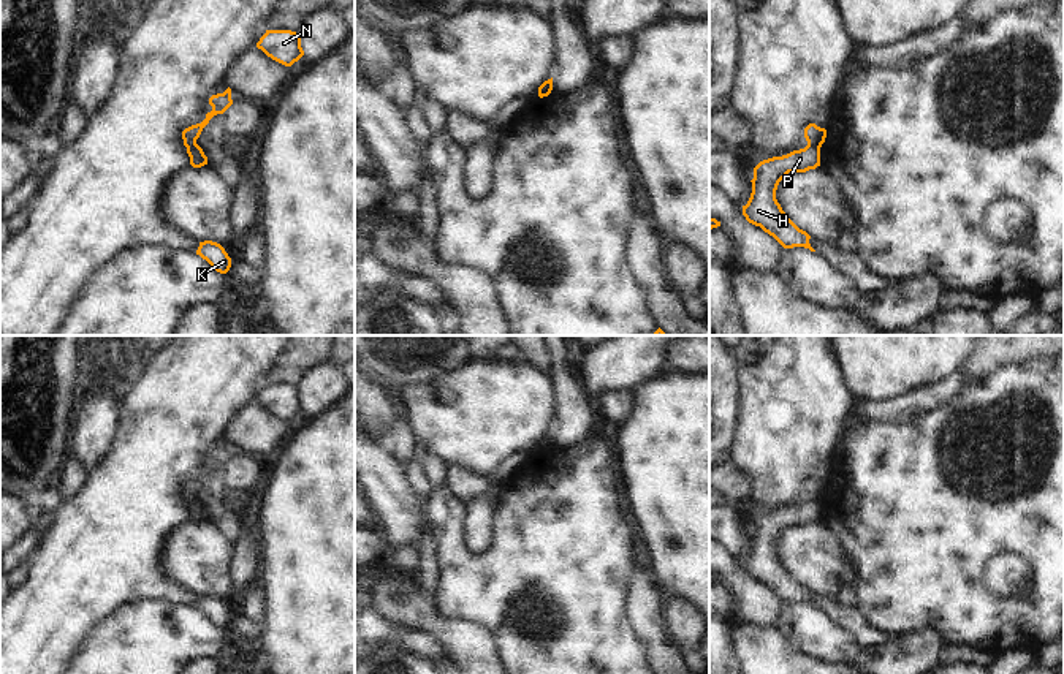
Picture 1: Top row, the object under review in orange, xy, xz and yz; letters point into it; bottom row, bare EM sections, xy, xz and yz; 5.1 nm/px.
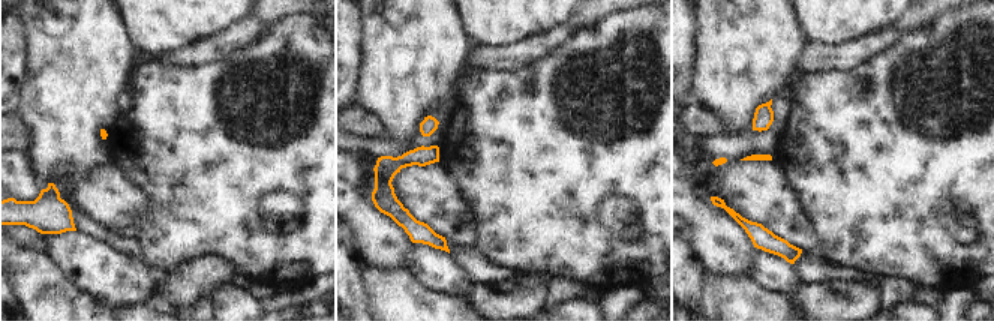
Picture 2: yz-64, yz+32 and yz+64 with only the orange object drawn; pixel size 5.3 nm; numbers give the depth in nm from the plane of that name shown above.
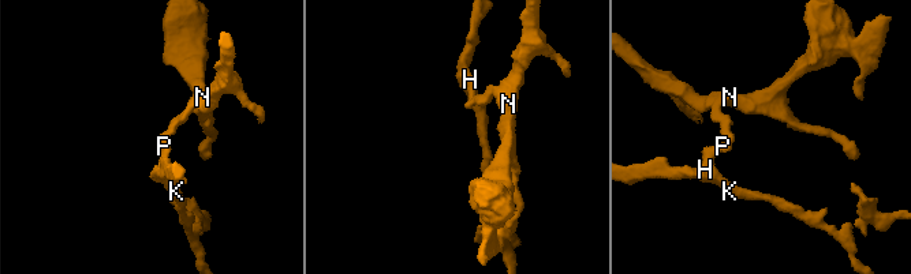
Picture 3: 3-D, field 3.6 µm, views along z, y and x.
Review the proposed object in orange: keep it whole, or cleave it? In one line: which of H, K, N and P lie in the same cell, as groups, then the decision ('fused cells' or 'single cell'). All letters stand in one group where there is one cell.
H K P / N; fused cells

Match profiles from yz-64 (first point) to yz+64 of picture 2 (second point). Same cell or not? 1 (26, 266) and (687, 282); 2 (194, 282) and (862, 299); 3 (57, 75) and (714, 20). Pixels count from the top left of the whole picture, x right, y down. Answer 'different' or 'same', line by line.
1: different
2: same
3: same

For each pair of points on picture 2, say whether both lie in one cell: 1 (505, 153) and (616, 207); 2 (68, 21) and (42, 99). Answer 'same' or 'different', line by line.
1: same
2: same

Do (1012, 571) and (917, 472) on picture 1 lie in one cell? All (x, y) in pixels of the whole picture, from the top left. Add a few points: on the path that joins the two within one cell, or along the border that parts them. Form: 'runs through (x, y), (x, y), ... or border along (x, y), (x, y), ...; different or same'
runs through (991, 546), (942, 497); same

